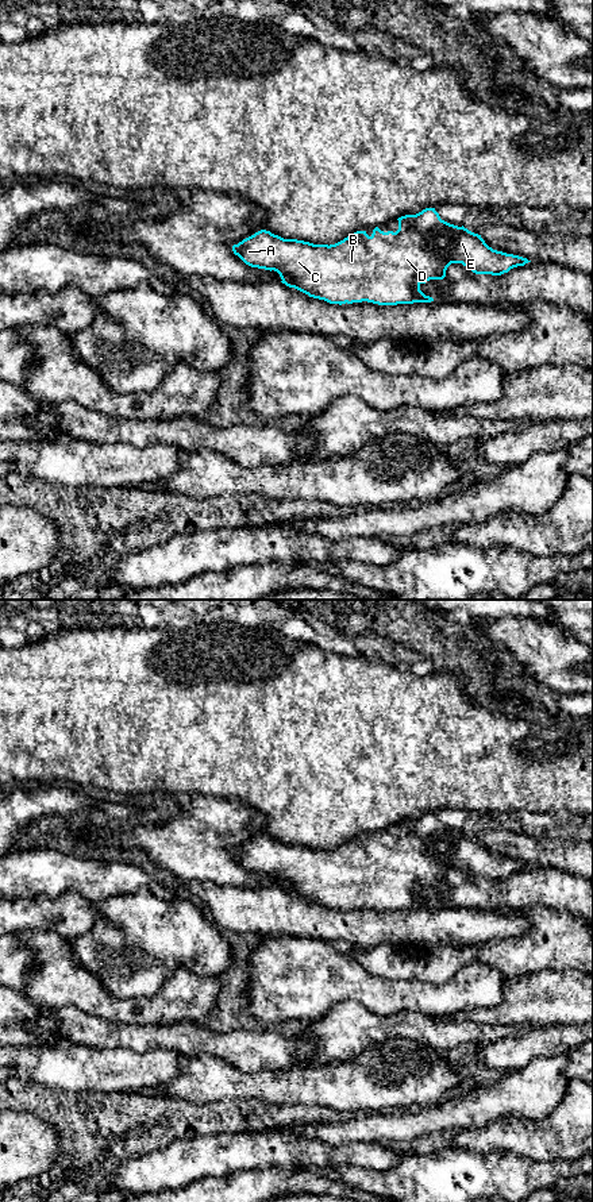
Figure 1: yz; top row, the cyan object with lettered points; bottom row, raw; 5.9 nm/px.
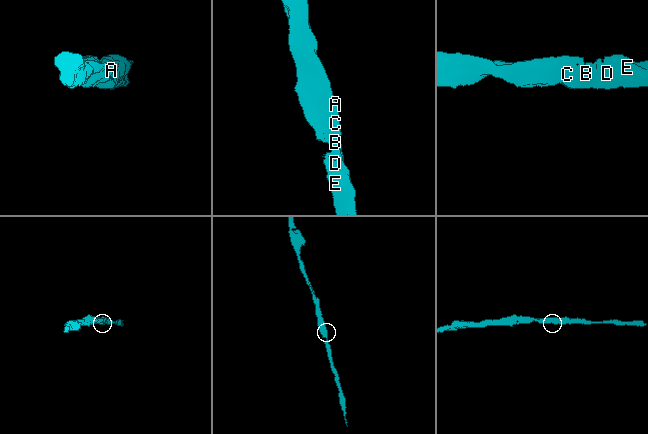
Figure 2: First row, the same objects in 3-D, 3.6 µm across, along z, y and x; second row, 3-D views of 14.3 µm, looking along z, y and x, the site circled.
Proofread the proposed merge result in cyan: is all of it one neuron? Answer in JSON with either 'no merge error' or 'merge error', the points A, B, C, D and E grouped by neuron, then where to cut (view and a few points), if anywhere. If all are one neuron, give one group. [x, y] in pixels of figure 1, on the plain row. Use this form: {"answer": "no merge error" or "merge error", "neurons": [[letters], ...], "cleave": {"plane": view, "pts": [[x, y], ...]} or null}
{"answer": "no merge error", "neurons": [["A", "B", "C", "D", "E"]], "cleave": null}

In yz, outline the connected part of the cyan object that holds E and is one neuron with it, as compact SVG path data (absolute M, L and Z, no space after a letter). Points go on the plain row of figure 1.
M426 813L397 825L396 837L384 837L376 832L370 841L366 836L357 836L330 851L284 844L261 835L234 850L232 856L251 872L277 877L286 891L339 910L362 906L378 910L431 908L434 904L426 901L420 890L430 885L443 885L451 868L462 868L475 879L501 881L531 867L519 860L493 855L481 840L442 825L435 813Z

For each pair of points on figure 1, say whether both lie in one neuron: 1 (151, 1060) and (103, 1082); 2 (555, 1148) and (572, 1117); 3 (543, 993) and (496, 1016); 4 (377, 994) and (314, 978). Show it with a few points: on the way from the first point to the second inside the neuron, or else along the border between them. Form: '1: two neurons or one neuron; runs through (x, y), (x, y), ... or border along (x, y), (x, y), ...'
1: one neuron; runs through (139, 1071), (115, 1071)
2: one neuron; runs through (559, 1140), (572, 1125)
3: one neuron; runs through (531, 998), (527, 998), (508, 1012)
4: one neuron; runs through (361, 986), (354, 982), (330, 982)

